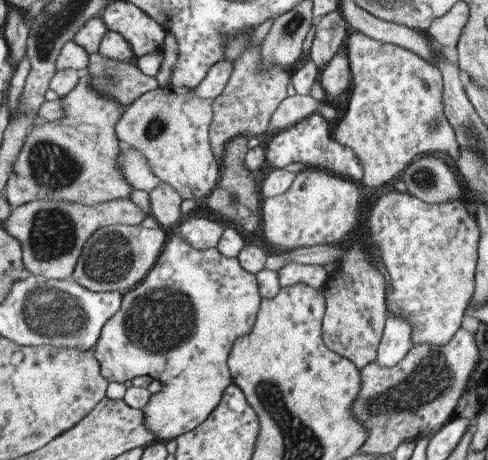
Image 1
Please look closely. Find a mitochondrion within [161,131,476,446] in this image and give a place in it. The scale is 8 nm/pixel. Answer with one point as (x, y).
(432, 378)

